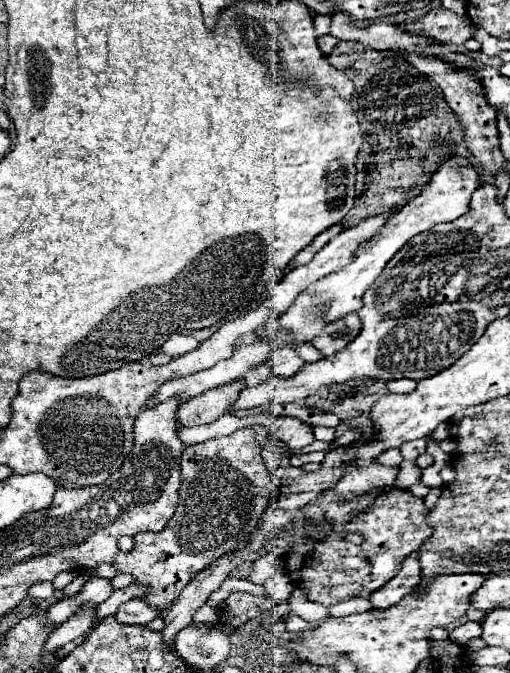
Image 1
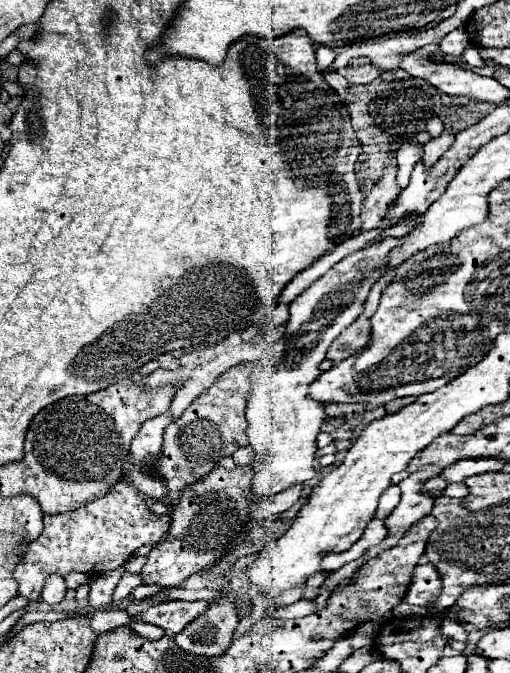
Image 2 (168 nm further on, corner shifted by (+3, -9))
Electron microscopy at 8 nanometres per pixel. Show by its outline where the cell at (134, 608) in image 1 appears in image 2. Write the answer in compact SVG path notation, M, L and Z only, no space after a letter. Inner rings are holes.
M170 600L156 606L150 606L142 614L134 616L142 622L160 626L166 634L176 636L184 626L188 626L198 614L202 614L208 608L208 602L196 600L196 602L184 602L184 600Z

